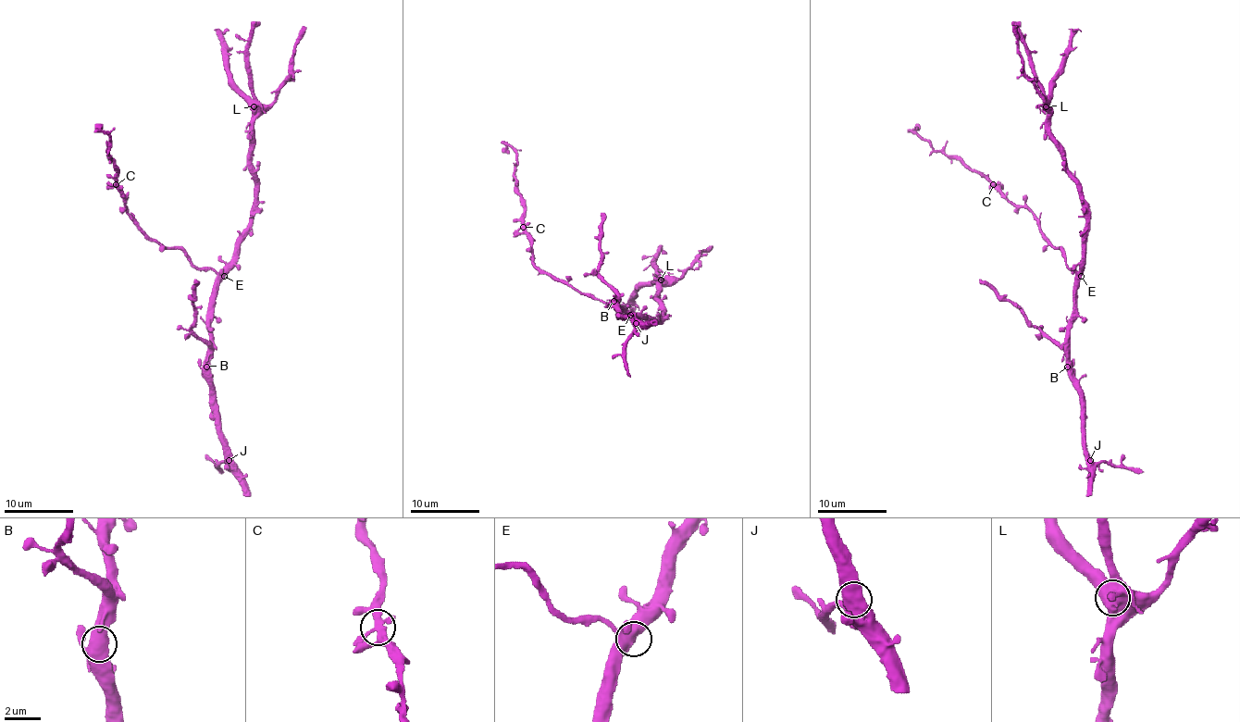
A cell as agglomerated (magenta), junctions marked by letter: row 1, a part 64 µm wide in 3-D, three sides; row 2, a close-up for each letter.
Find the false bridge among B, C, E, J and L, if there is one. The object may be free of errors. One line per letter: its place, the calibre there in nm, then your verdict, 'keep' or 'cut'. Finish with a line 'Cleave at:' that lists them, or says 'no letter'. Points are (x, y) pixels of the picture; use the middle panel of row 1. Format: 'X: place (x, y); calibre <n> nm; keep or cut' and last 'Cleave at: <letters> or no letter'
B: place (613, 301); calibre 600 nm; keep
C: place (523, 227); calibre 360 nm; keep
E: place (630, 315); calibre 460 nm; keep
J: place (636, 323); calibre 480 nm; keep
L: place (661, 280); calibre 700 nm; cut
Cleave at: L

